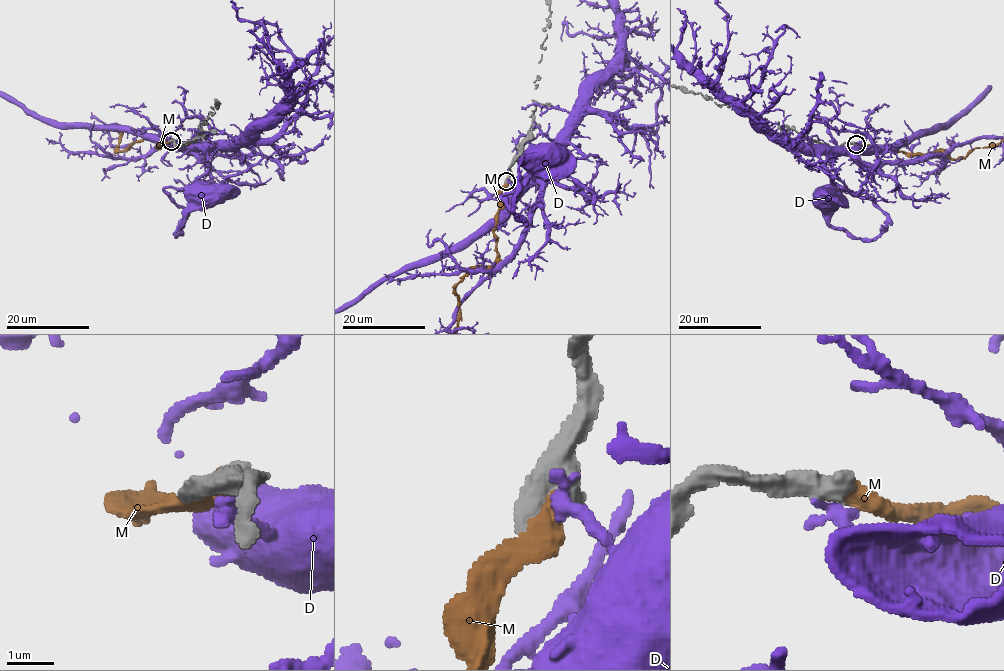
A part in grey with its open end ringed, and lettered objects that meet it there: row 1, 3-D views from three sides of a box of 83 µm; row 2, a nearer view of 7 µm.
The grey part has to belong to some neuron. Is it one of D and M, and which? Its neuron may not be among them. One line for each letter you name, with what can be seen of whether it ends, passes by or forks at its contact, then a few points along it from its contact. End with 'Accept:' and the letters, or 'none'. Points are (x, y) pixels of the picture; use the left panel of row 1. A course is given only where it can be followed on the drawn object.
M: it ends
Accept: M

